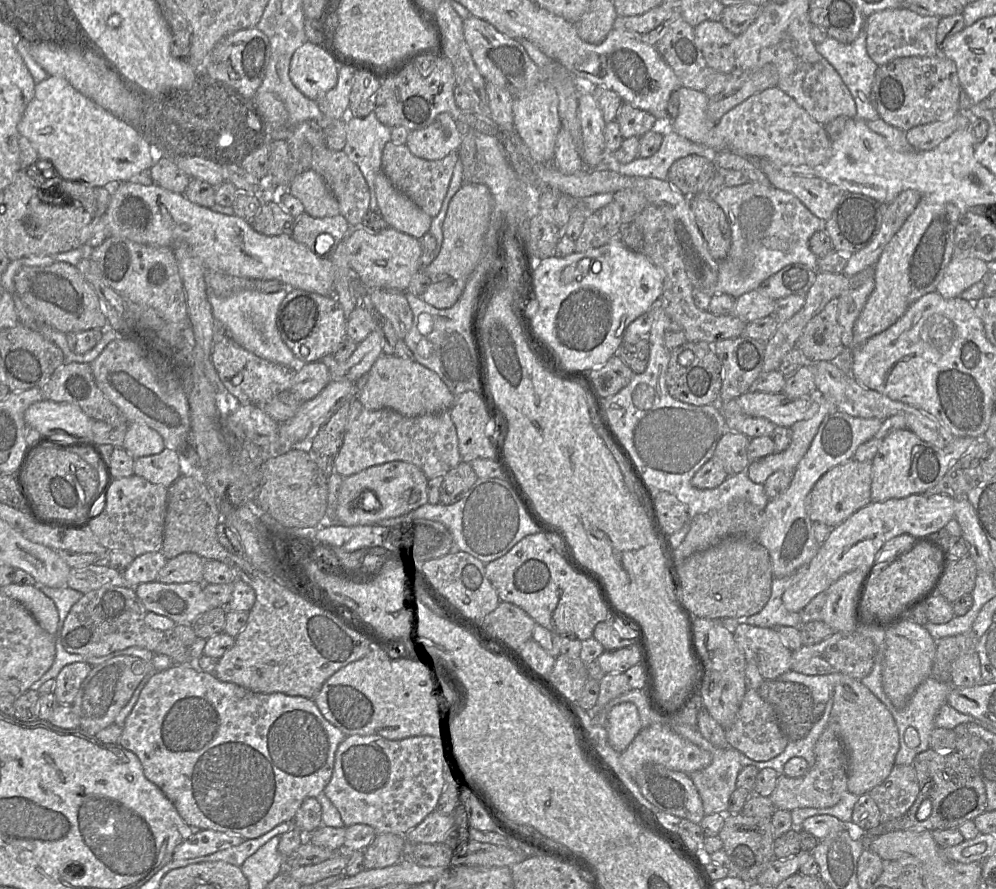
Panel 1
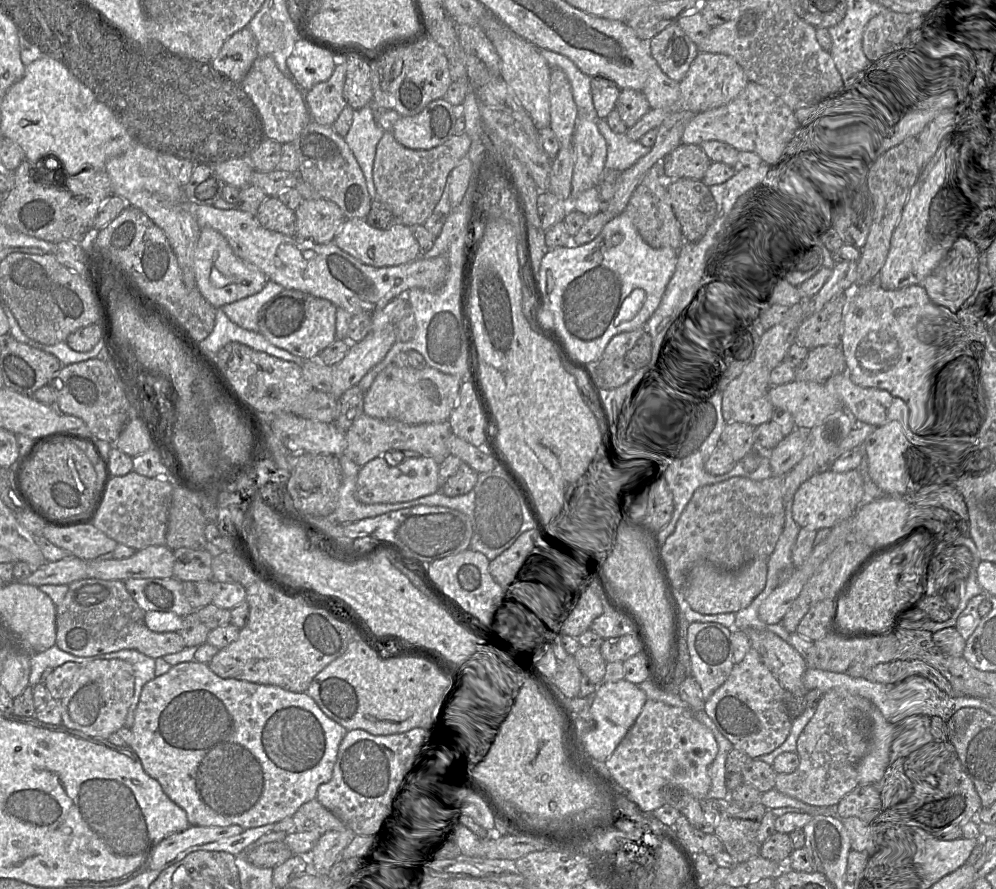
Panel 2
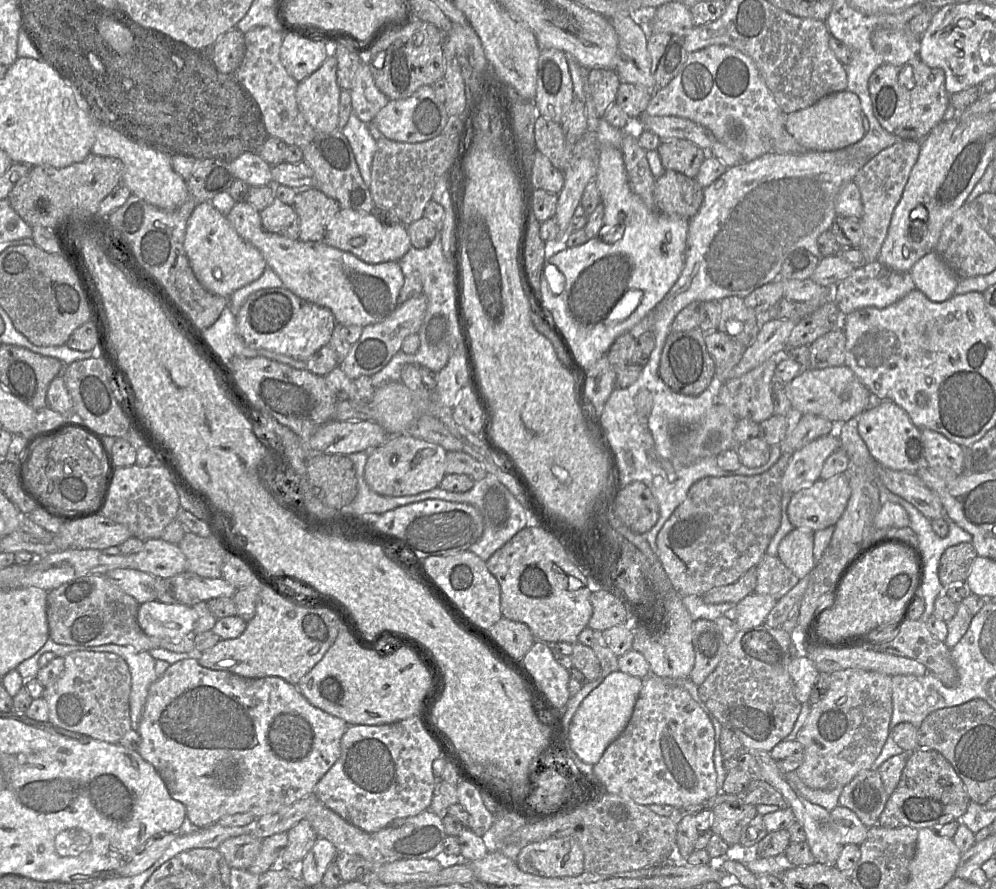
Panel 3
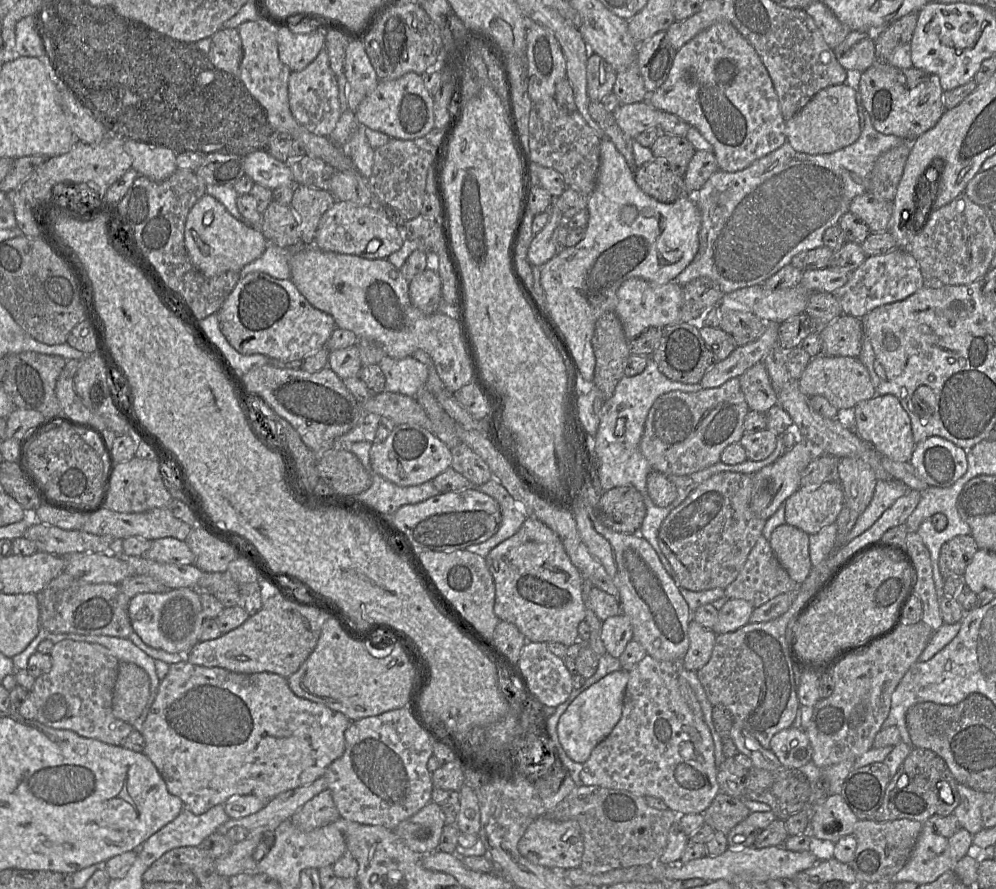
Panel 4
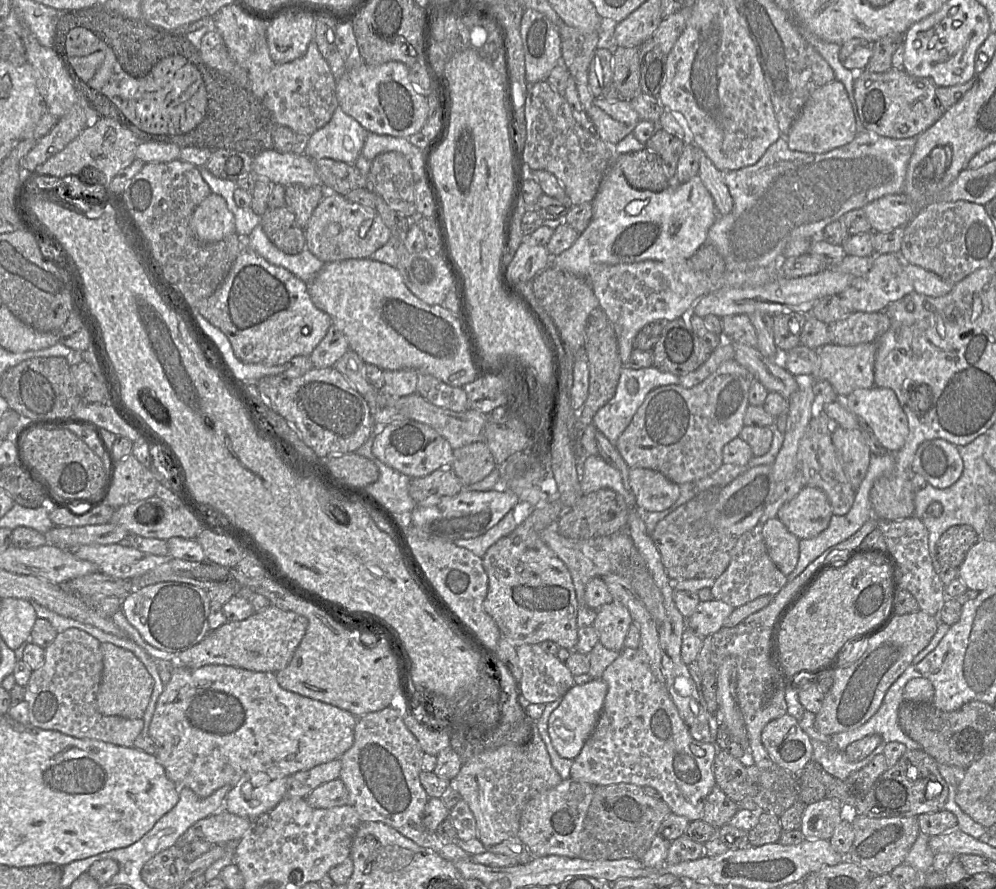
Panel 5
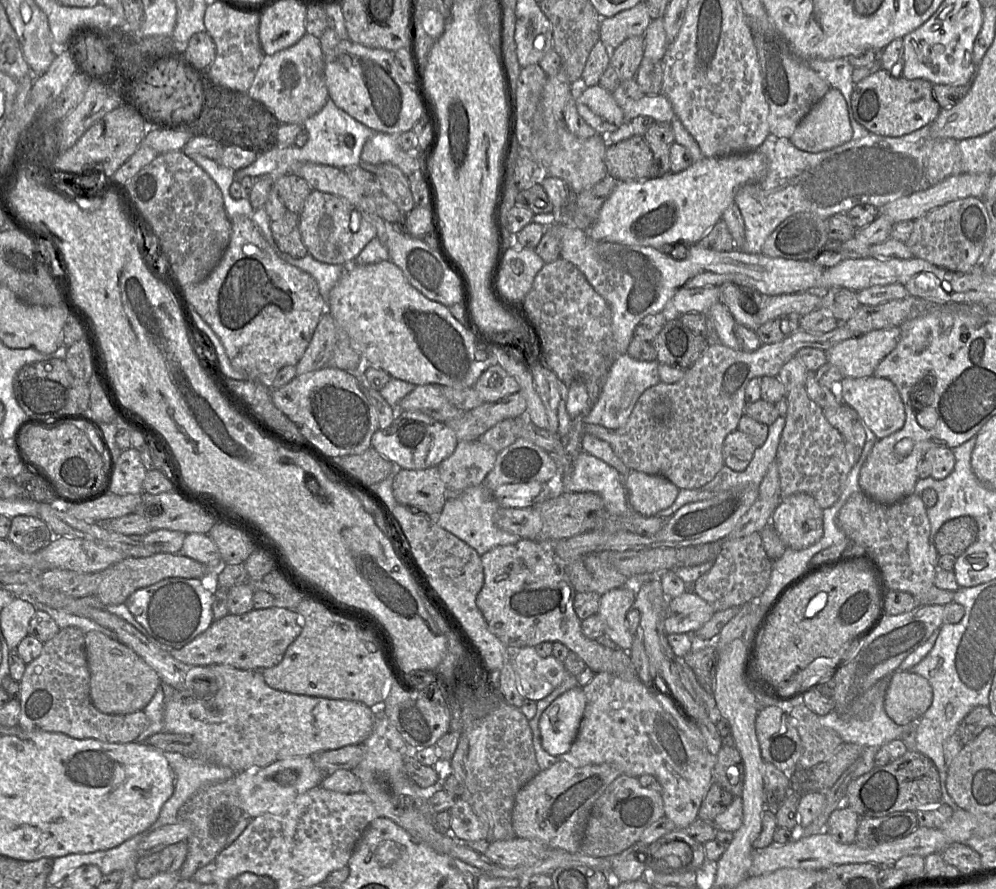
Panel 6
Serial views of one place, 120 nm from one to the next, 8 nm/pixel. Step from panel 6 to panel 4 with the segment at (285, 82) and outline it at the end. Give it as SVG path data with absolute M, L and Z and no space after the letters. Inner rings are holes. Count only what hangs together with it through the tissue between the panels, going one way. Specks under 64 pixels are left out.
M323 48L315 60L299 72L291 72L288 82L289 107L295 120L317 136L329 137L340 115L336 75L329 66L329 57Z

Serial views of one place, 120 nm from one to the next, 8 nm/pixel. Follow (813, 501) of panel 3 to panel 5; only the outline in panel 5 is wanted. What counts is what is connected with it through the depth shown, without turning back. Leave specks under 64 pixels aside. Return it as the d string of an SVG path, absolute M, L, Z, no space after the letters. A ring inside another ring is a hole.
M804 486L799 493L778 511L777 518L798 539L810 539L824 531L833 515L824 491Z

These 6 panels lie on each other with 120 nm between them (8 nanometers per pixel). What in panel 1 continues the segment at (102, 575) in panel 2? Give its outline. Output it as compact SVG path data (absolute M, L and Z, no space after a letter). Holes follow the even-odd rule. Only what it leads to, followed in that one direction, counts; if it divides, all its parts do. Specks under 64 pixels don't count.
M161 551L148 552L135 557L122 576L133 588L142 583L154 582L167 561Z

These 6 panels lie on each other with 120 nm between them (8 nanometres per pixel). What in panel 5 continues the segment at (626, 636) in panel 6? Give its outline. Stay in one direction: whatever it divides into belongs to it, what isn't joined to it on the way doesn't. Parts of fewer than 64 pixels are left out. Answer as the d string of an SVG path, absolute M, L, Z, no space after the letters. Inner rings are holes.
M612 601L597 610L592 626L598 634L599 642L604 647L621 652L632 622L633 619L628 609L620 603Z

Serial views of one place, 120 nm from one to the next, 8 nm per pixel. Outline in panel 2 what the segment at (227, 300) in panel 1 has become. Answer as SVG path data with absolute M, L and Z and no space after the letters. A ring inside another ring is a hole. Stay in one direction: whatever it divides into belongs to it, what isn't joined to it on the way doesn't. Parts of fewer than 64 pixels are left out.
M269 280L264 288L251 296L221 307L229 319L238 326L258 332L259 312L271 298L281 293L284 288Z

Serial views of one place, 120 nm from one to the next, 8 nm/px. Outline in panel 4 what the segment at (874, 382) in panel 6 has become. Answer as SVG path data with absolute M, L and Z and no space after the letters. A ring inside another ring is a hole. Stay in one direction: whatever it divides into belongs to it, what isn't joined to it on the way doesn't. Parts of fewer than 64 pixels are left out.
M891 394L875 395L853 408L854 431L870 444L881 456L898 461L909 462L916 443L913 439L910 419L900 401Z

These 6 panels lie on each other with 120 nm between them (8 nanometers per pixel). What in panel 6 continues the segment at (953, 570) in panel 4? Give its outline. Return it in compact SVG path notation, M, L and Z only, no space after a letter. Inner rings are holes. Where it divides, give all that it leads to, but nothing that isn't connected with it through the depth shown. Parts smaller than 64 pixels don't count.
M960 516L946 521L937 531L934 544L939 556L955 558L977 541L978 525L971 516Z

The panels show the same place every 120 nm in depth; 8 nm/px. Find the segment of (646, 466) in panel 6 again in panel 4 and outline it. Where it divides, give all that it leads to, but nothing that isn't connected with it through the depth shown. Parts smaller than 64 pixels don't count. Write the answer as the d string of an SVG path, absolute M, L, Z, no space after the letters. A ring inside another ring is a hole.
M738 377L717 388L667 392L655 400L648 412L640 451L654 470L665 475L692 474L720 462L723 450L741 440L748 411Z

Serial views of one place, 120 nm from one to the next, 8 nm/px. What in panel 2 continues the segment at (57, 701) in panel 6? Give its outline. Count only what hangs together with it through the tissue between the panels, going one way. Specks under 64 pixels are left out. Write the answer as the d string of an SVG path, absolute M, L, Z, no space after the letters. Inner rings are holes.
M98 659L80 665L76 678L60 699L62 724L88 736L106 740L125 724L134 683L132 665L122 659Z

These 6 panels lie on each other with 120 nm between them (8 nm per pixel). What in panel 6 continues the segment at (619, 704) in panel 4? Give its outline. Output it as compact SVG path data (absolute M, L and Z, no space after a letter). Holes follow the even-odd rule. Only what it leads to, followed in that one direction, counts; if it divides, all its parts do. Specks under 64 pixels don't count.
M577 686L557 697L542 713L539 720L541 743L553 756L569 752L577 737L586 707L586 696Z

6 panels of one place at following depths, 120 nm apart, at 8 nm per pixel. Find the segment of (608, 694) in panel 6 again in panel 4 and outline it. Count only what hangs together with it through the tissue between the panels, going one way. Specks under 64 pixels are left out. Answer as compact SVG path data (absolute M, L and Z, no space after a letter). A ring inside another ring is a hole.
M646 655L628 673L621 718L583 763L580 772L582 784L657 797L678 815L703 813L720 793L714 741L704 717L692 711L680 692L677 665Z

